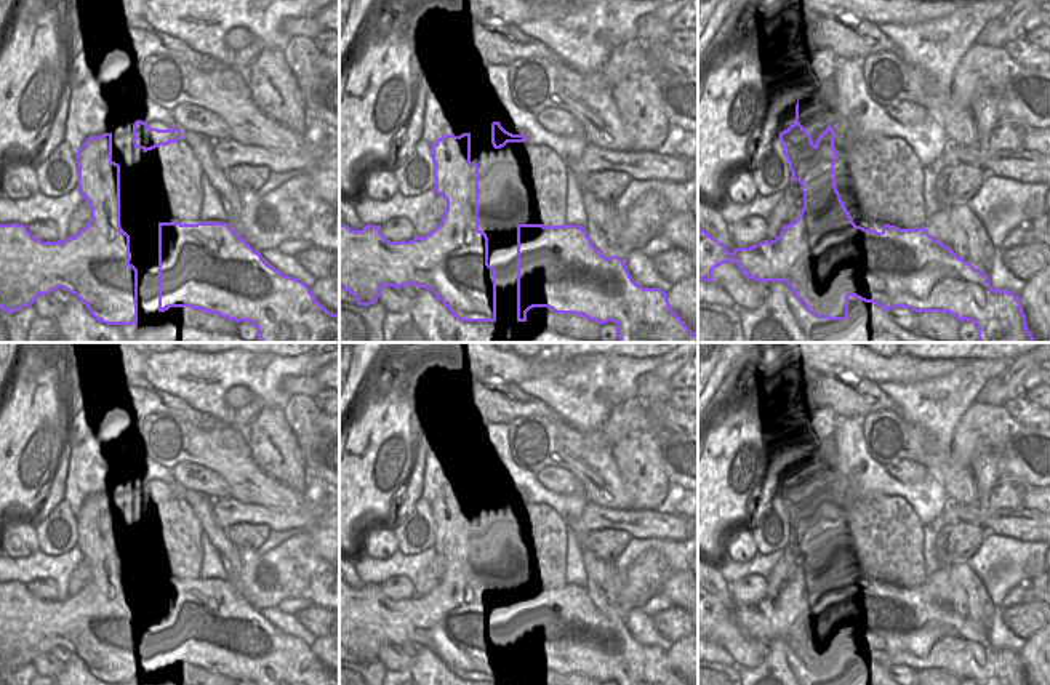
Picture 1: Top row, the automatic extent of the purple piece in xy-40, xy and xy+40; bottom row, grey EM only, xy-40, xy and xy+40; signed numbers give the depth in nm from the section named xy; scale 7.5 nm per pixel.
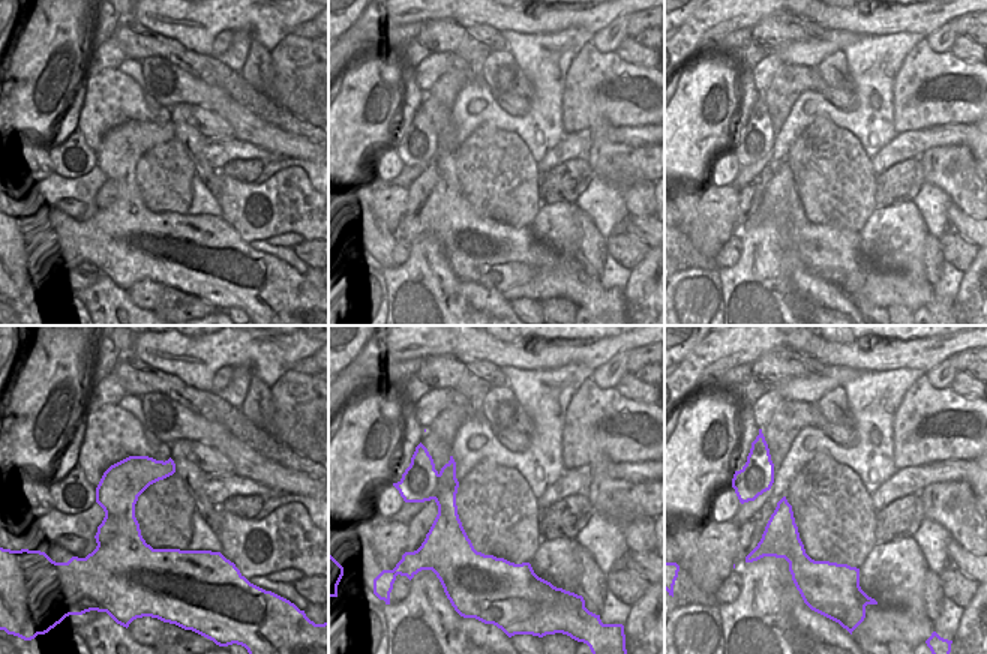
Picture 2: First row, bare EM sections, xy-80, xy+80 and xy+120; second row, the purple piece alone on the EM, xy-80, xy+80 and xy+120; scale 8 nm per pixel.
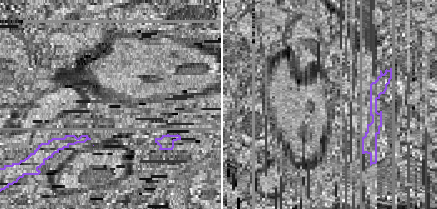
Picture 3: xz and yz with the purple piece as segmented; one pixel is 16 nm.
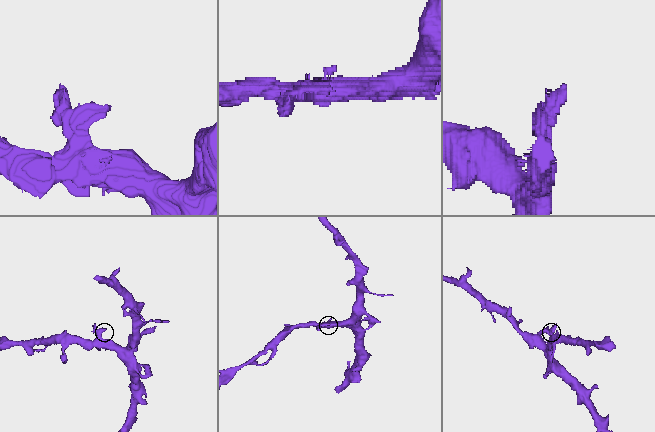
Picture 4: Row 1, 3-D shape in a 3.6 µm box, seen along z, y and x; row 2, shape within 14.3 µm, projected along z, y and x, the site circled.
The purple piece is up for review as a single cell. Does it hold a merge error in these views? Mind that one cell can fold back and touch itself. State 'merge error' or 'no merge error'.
no merge error

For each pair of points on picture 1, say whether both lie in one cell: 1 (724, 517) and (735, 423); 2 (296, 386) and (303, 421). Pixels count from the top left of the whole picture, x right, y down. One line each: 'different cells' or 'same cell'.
1: same cell
2: different cells

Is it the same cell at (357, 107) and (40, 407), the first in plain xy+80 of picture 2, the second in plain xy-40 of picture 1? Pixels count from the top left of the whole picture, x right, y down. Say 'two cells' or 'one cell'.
one cell

